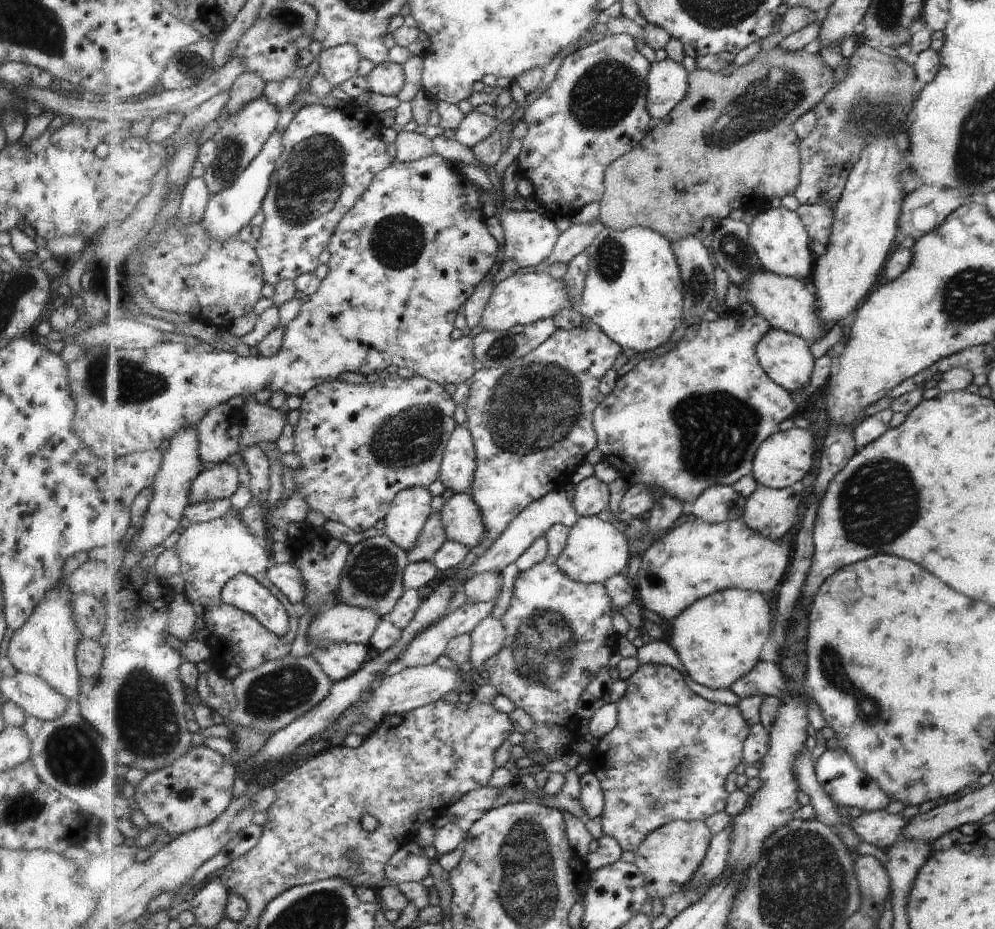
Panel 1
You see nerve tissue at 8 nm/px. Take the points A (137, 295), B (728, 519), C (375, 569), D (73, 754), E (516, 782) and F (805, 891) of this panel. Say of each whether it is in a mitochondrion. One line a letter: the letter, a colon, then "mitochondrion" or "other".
A: other
B: other
C: mitochondrion
D: mitochondrion
E: other
F: mitochondrion

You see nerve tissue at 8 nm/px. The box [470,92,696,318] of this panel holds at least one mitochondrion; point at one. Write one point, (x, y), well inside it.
(609, 261)

